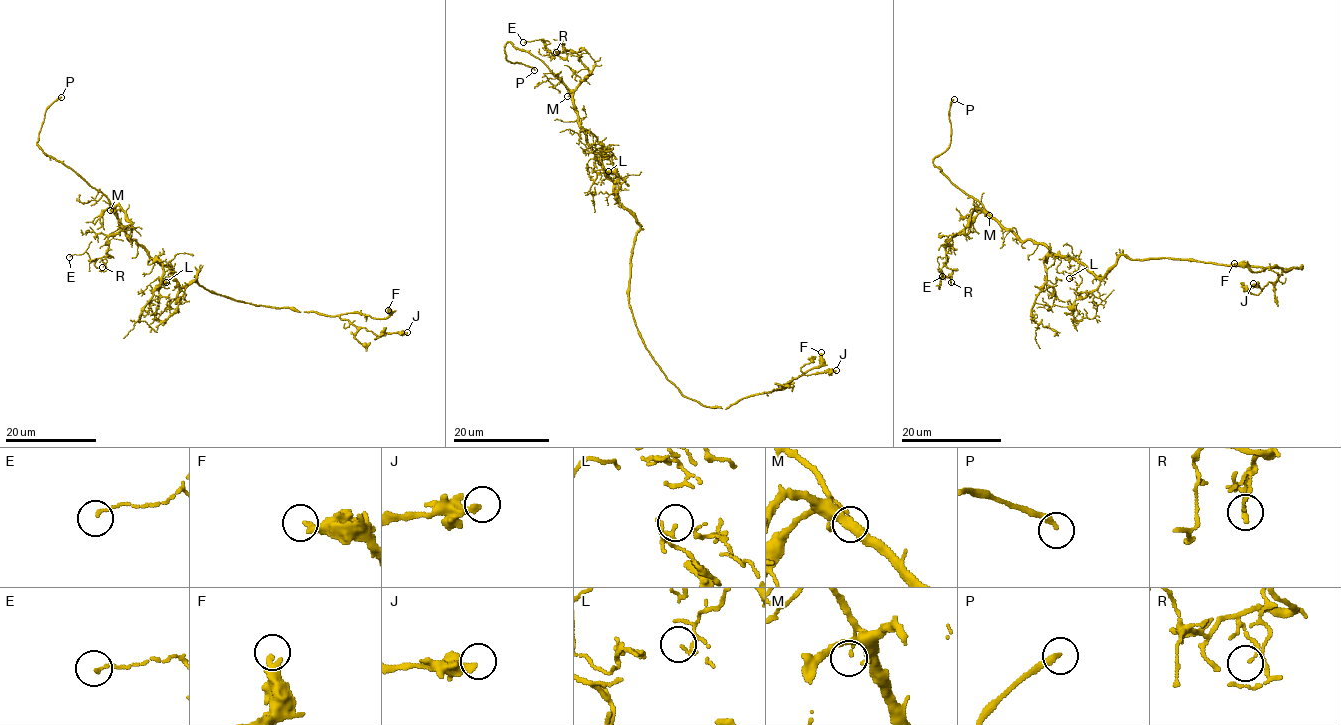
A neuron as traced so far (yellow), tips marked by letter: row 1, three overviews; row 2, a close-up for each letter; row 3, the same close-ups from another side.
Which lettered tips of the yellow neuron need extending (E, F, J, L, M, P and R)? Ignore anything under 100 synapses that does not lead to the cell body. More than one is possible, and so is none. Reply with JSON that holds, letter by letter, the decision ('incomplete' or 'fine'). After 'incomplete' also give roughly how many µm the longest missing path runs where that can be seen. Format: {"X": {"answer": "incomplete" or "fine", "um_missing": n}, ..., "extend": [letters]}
{"E": {"answer": "fine"}, "F": {"answer": "fine"}, "J": {"answer": "fine"}, "L": {"answer": "fine"}, "M": {"answer": "fine"}, "P": {"answer": "incomplete", "um_missing": 30}, "R": {"answer": "fine"}, "extend": ["P"]}

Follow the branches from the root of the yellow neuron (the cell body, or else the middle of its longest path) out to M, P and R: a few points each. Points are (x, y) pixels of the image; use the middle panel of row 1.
M: (639, 226), (637, 219), (620, 202), (613, 182), (590, 148), (572, 95), (567, 96)
P: (639, 226), (620, 202), (613, 182), (590, 148), (565, 85), (539, 59), (507, 43), (507, 60), (534, 70)
R: (639, 226), (590, 148), (573, 104), (573, 90), (589, 70), (576, 53), (564, 50), (561, 58), (556, 52)

